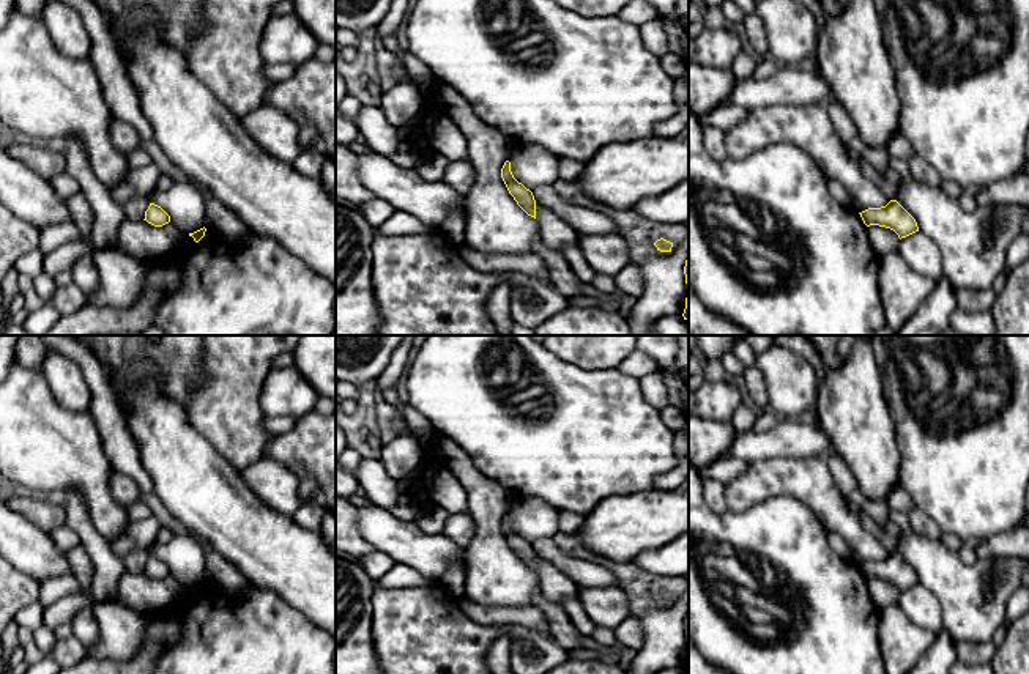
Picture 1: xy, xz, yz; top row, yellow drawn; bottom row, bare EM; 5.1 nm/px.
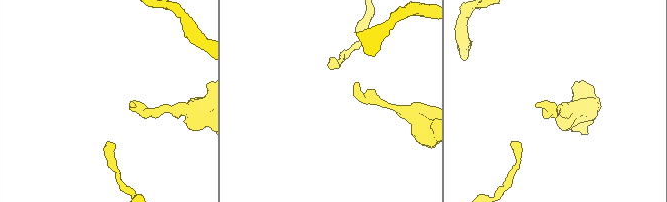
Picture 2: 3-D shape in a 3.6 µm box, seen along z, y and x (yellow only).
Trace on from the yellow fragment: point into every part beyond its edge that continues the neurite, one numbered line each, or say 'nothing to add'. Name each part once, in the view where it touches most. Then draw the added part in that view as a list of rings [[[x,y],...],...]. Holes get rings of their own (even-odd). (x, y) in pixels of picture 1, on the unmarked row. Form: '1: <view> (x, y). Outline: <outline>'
nothing to add

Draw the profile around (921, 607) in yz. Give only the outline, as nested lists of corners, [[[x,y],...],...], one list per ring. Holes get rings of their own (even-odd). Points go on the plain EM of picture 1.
[[[920,584],[901,591],[897,603],[916,627],[934,635],[942,630],[939,602],[933,592]]]

